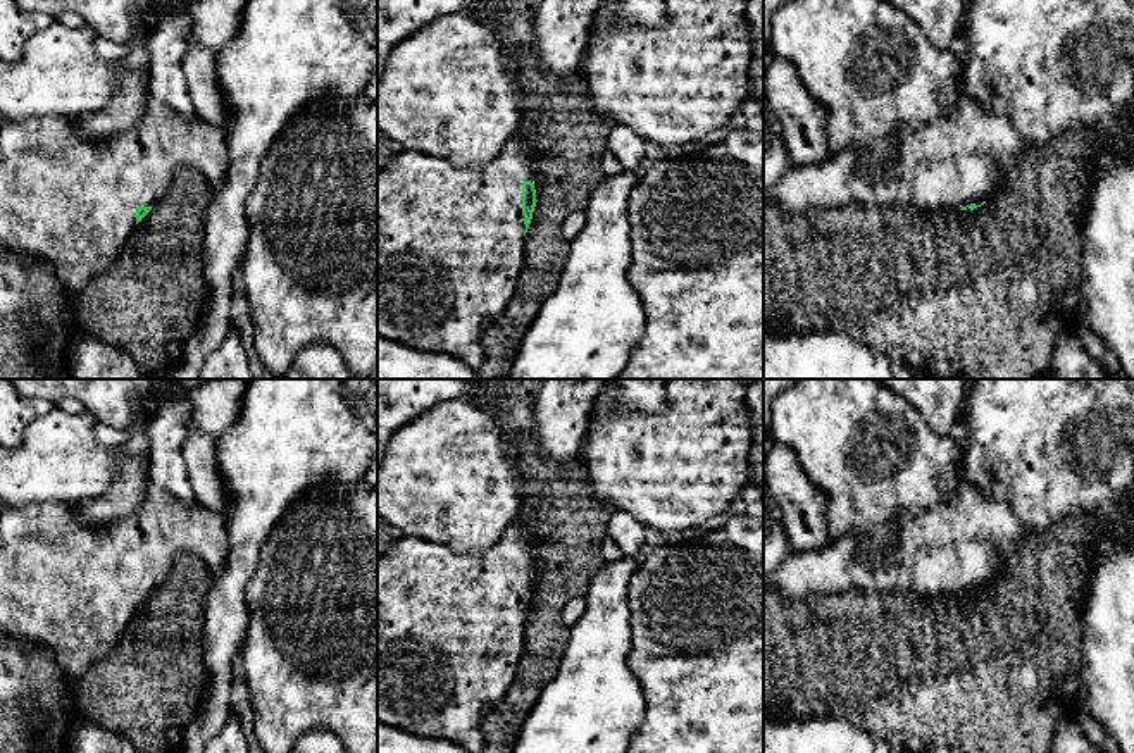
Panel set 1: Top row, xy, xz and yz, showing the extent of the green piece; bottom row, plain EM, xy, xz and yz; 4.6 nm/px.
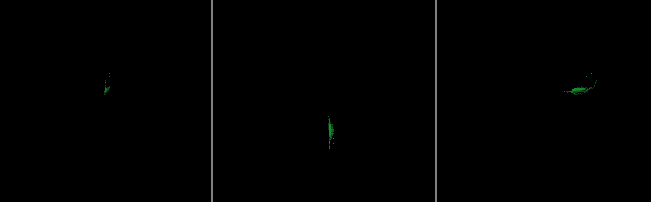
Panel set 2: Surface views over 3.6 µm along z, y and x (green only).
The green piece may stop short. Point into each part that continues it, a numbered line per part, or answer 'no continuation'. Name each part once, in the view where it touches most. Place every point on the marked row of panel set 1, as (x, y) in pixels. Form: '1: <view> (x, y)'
1: xz (450, 240)

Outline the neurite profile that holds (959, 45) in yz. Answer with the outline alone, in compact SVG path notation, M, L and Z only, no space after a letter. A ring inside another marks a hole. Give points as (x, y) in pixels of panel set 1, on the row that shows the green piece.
M958 33L956 38L951 41L950 45L950 52L953 53L953 57L956 59L960 74L958 74L958 91L962 96L967 96L967 83L965 83L965 71L963 71L963 59L967 53L967 36L965 33Z

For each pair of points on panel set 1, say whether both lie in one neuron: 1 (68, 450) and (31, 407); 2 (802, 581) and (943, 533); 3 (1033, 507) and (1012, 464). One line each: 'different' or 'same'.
1: different
2: same
3: same

